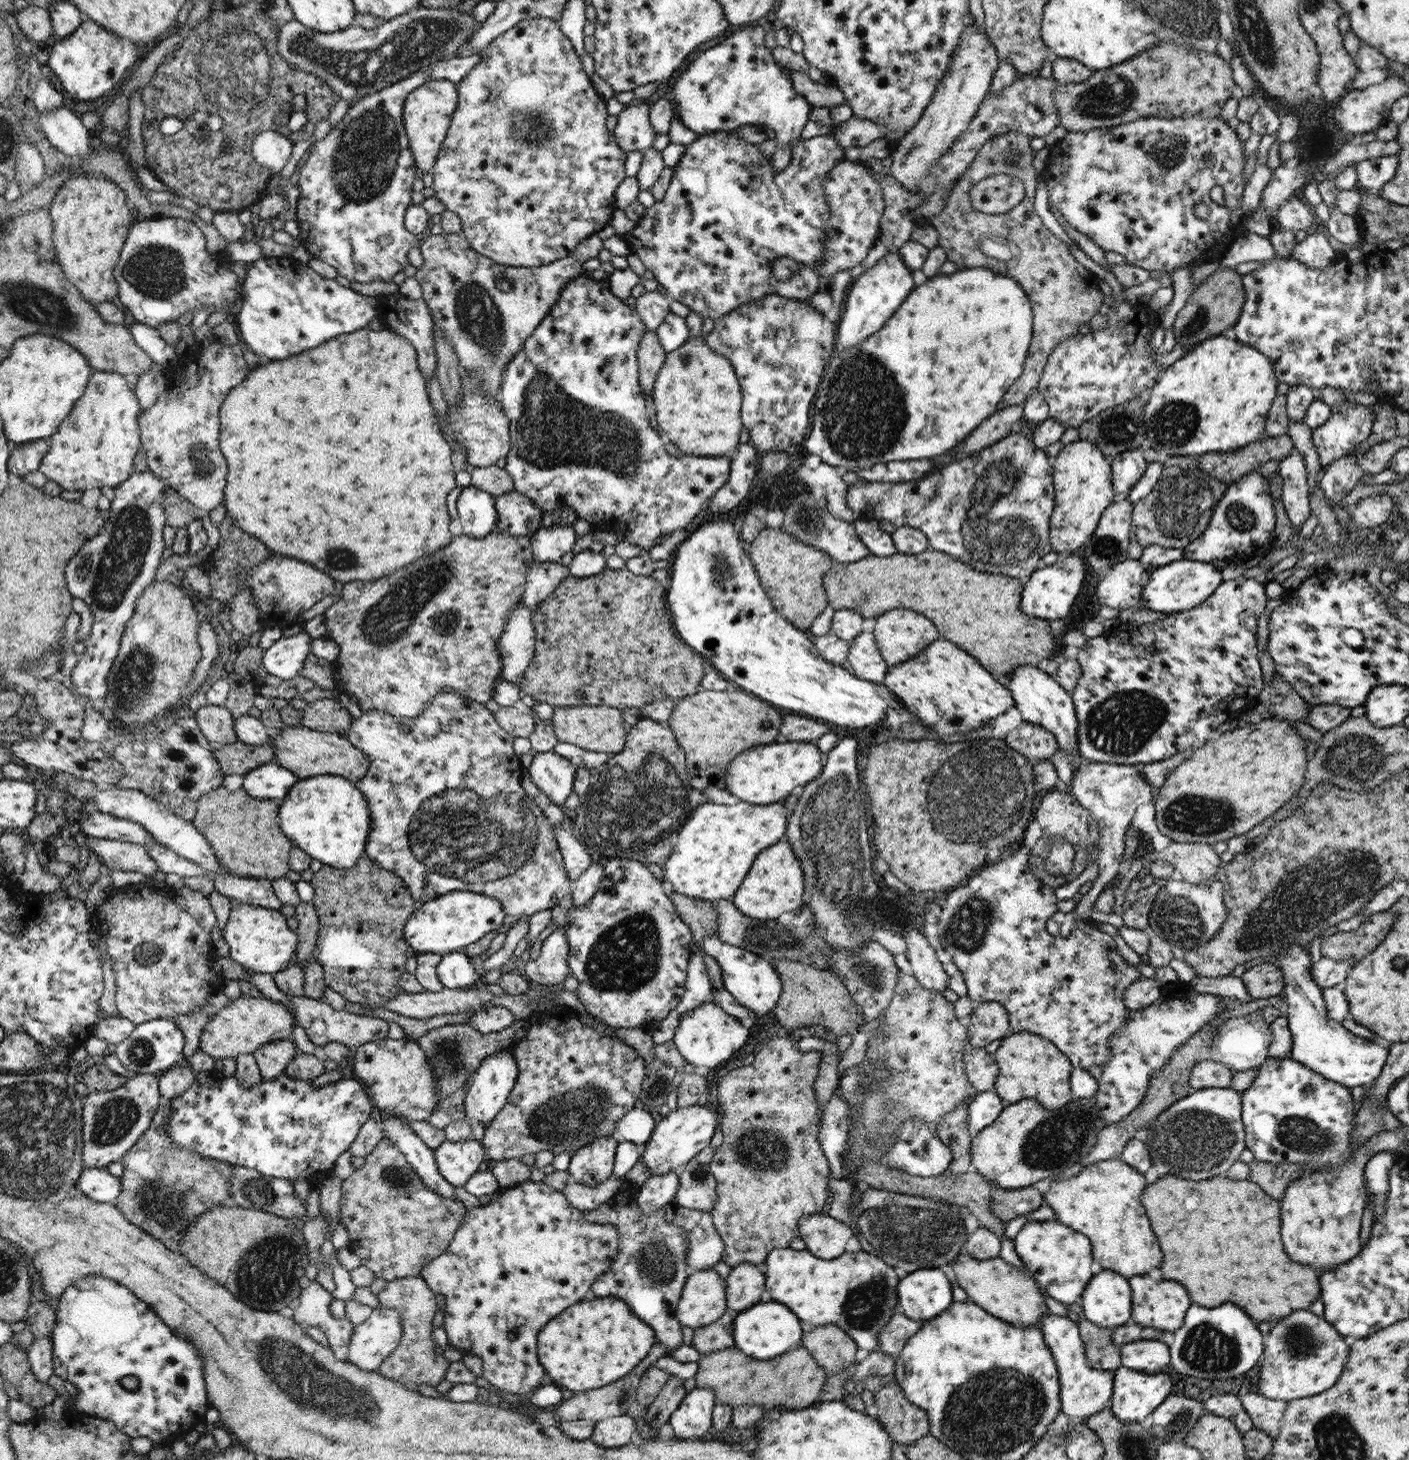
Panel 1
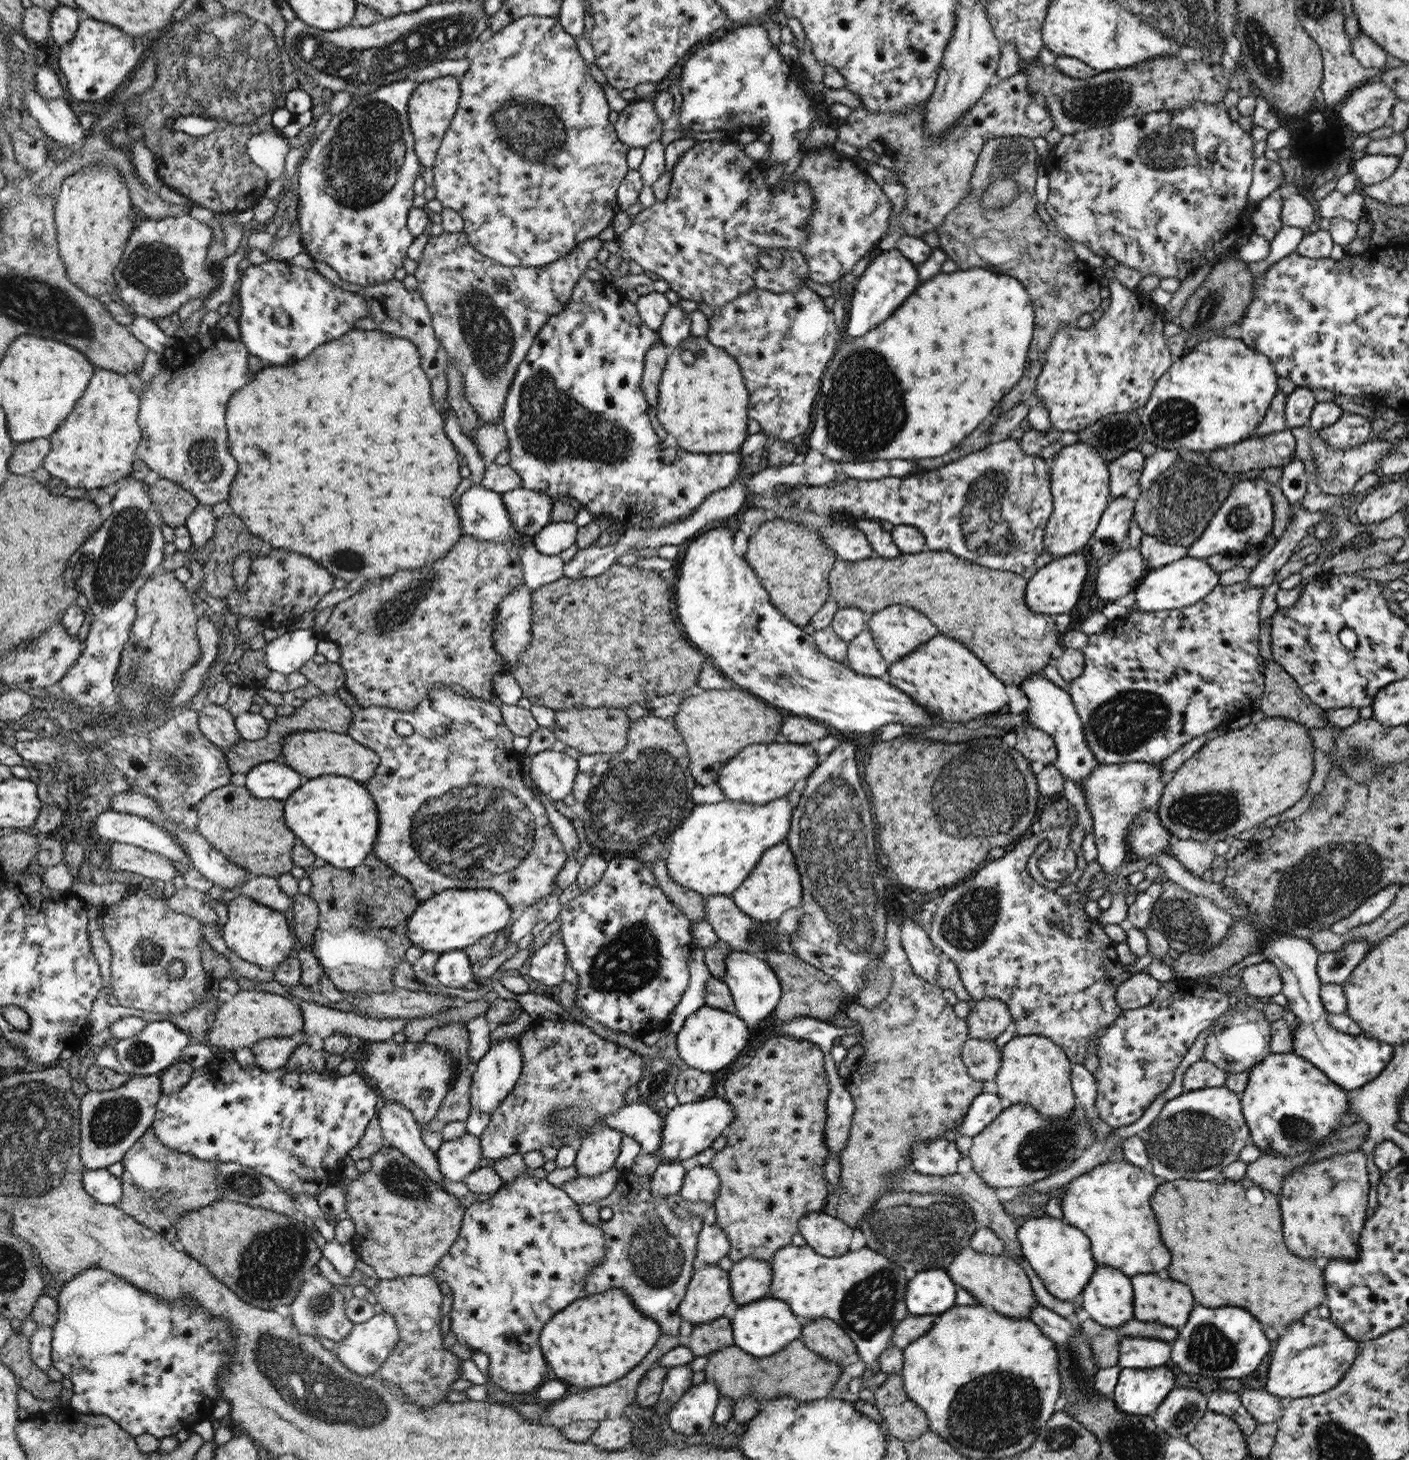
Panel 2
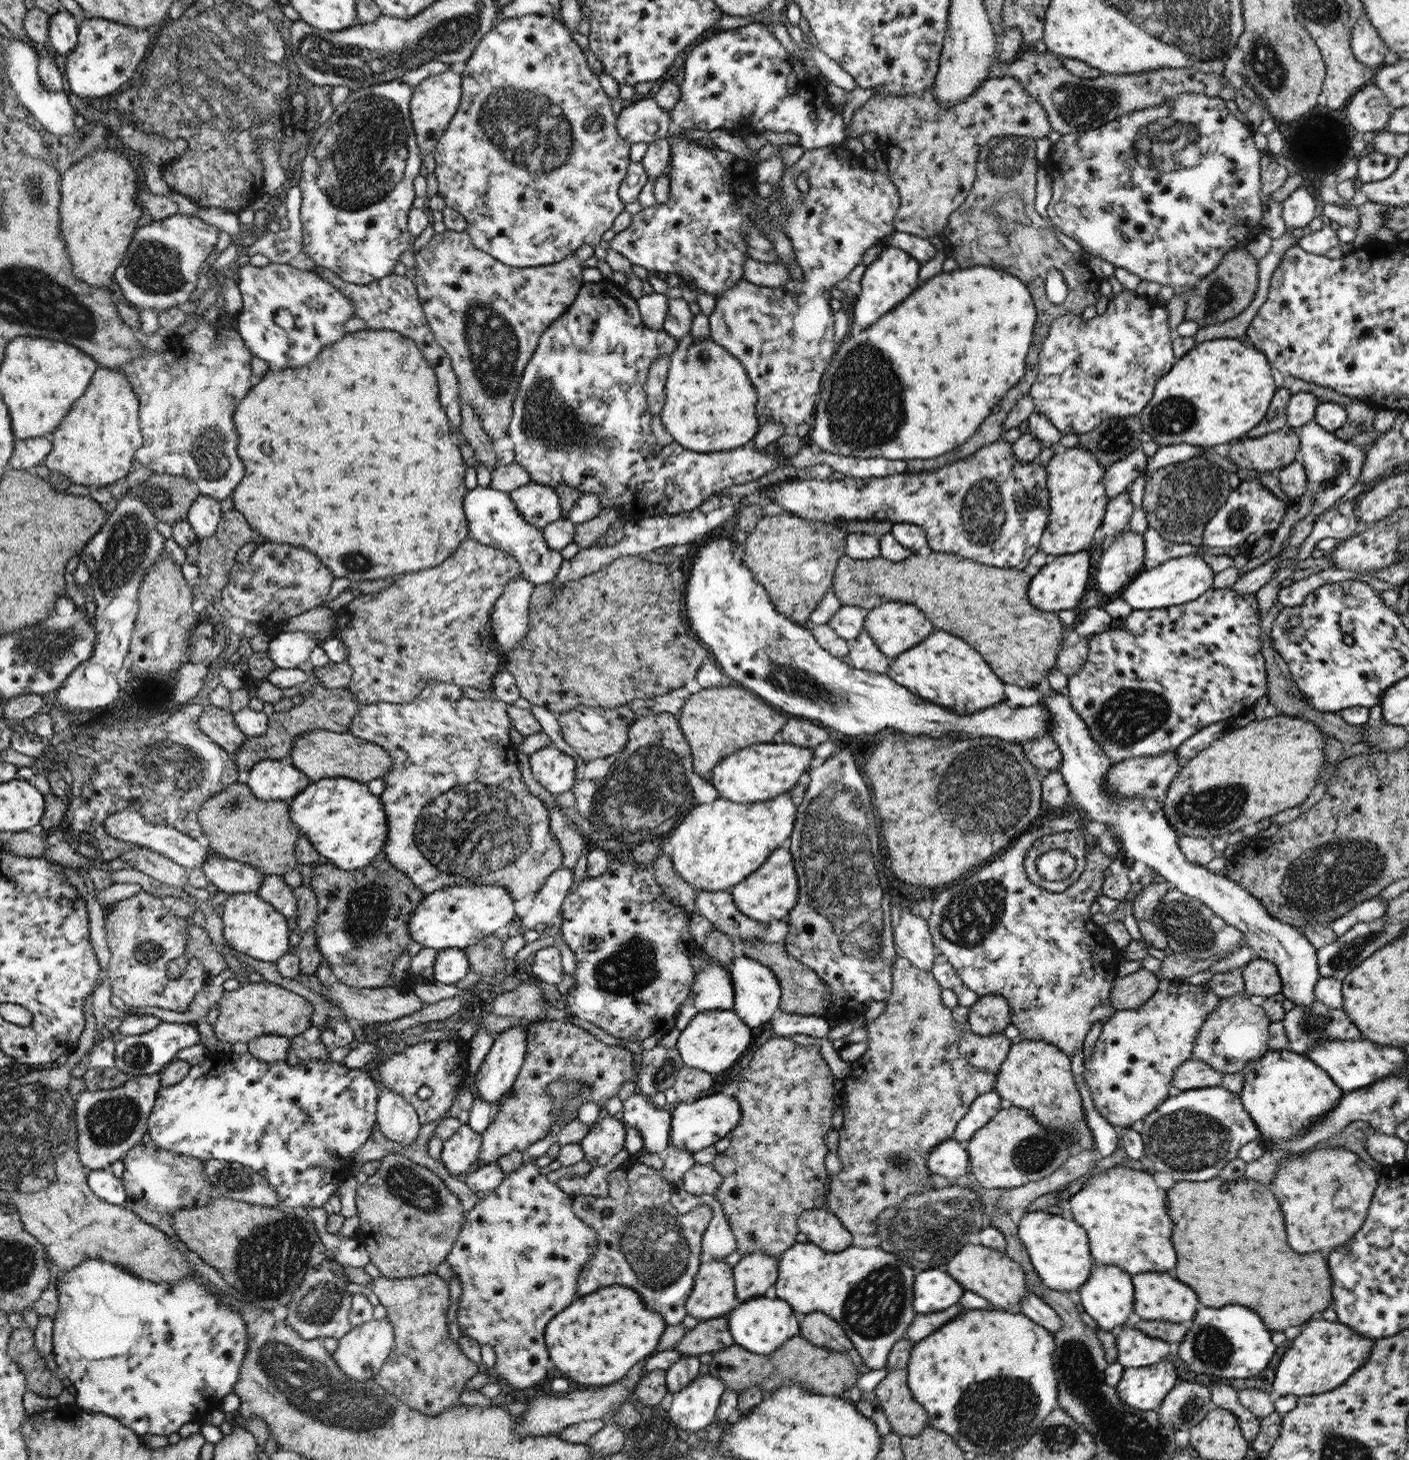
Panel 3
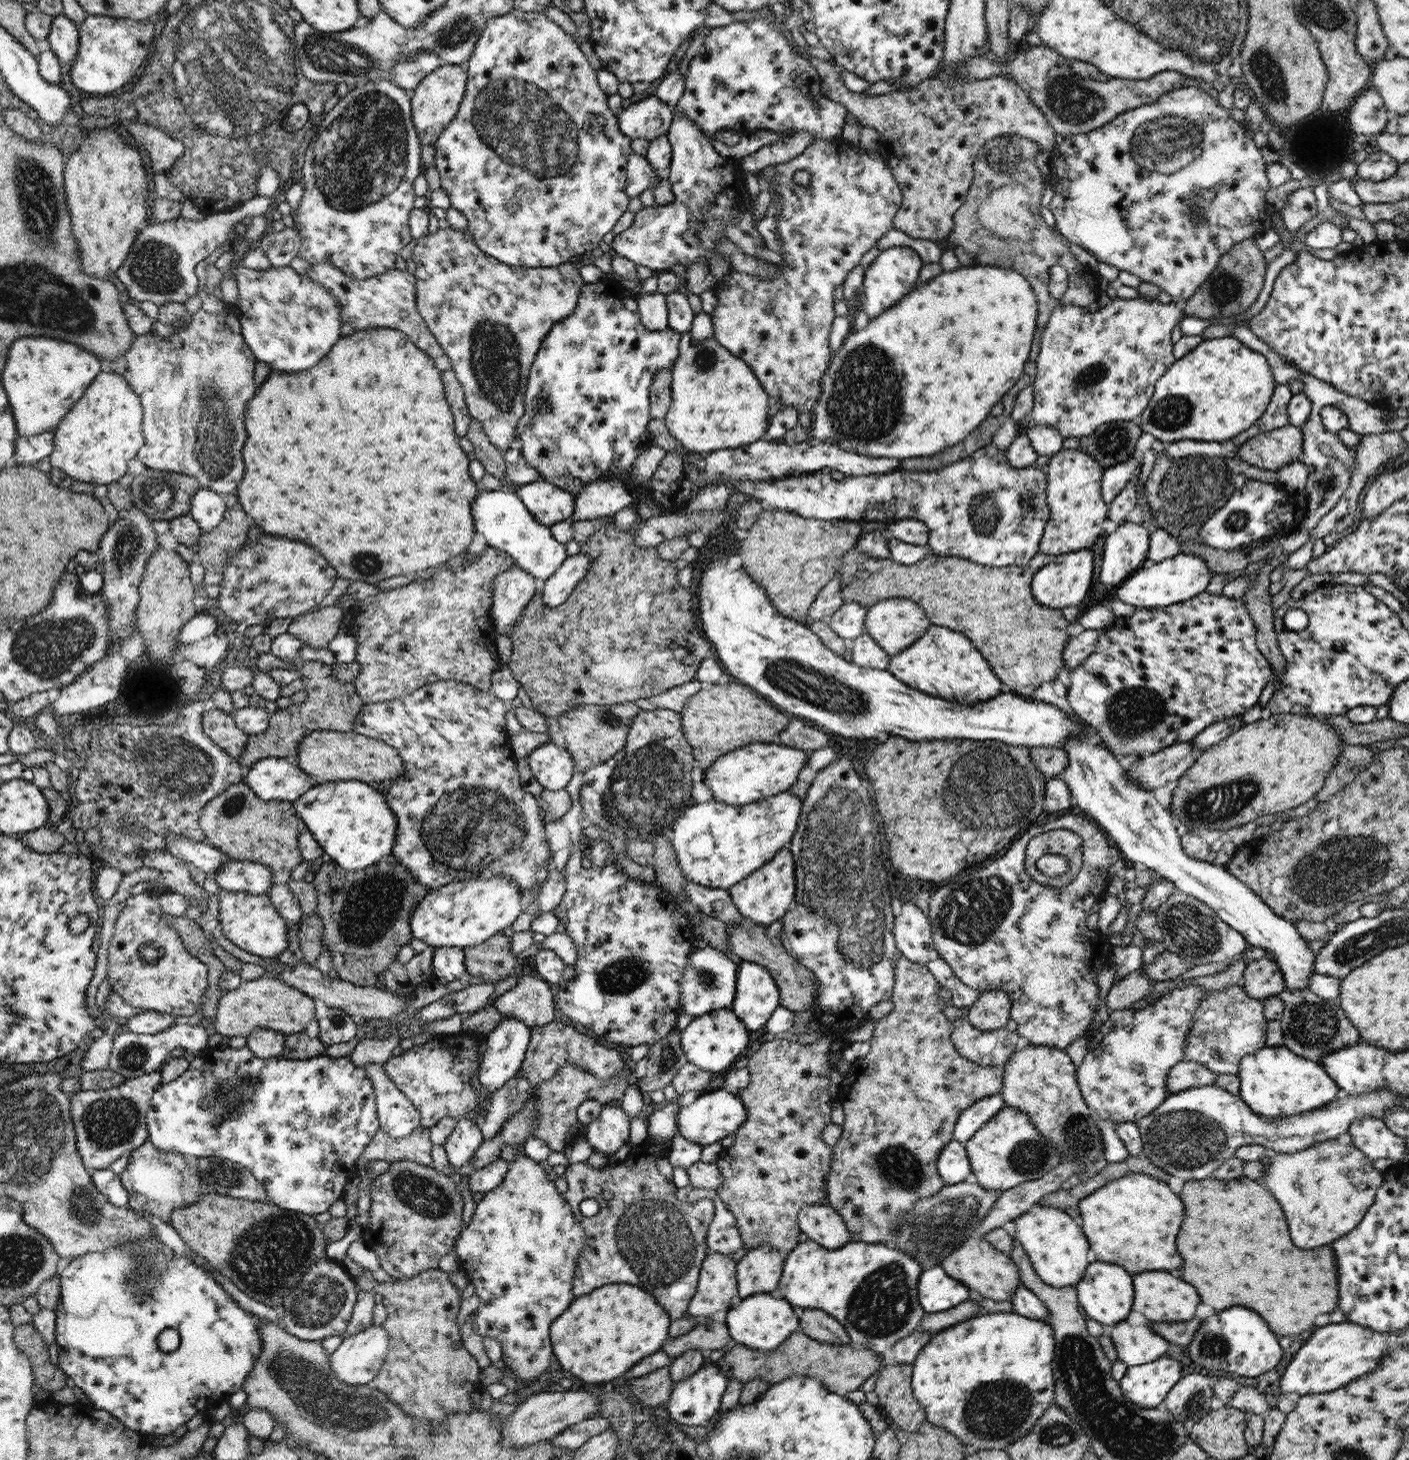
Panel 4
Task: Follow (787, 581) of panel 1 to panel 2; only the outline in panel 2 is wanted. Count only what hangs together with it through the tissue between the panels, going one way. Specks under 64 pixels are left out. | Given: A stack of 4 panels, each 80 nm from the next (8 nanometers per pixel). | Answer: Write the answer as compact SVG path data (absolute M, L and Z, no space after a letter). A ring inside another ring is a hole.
M784 516L762 524L748 539L748 546L746 560L769 594L770 602L788 620L808 629L811 619L823 608L831 592L830 574L836 551L823 541L819 529L808 530Z

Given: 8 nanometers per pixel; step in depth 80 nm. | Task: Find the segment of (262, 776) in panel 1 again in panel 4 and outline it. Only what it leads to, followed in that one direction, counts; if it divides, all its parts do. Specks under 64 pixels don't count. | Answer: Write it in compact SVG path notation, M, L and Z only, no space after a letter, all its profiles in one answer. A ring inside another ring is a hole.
M268 757L251 767L244 783L261 800L294 802L314 787L311 776L304 773L293 759Z

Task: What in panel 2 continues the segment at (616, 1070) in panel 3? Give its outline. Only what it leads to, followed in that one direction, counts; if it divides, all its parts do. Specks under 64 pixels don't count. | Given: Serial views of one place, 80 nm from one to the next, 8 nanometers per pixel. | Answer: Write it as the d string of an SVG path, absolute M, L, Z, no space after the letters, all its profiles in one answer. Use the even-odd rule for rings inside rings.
M540 1018L535 1021L532 1027L524 1032L524 1035L520 1037L519 1047L523 1053L523 1070L519 1076L519 1080L516 1083L514 1090L506 1099L503 1100L501 1106L491 1114L490 1122L484 1129L482 1136L479 1139L482 1141L483 1157L493 1162L500 1160L501 1158L508 1158L512 1154L526 1154L526 1152L532 1152L532 1150L540 1150L544 1146L551 1146L555 1140L562 1140L566 1145L576 1145L579 1132L581 1130L587 1130L588 1134L601 1129L605 1126L605 1116L609 1114L617 1113L621 1108L627 1105L626 1103L626 1091L628 1088L638 1086L639 1080L643 1078L644 1062L642 1062L641 1054L634 1054L632 1050L624 1046L615 1044L614 1042L607 1041L600 1037L600 1032L592 1032L592 1028L588 1027L588 1024L577 1023L575 1020L566 1019L544 1019Z

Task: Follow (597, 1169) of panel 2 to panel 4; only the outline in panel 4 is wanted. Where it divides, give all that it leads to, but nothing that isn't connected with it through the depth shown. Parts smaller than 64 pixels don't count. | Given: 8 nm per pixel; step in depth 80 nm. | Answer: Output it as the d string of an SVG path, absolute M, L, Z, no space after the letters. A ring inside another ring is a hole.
M602 1105L598 1118L587 1124L584 1137L595 1152L603 1152L606 1156L614 1155L630 1141L631 1119L623 1108Z

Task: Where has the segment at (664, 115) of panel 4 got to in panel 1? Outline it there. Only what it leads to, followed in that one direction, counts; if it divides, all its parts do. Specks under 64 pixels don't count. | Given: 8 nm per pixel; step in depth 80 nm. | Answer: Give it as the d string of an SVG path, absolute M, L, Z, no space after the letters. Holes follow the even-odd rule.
M635 101L625 106L617 116L614 137L624 152L650 148L658 138L658 132L652 125L650 110L651 107L646 102Z

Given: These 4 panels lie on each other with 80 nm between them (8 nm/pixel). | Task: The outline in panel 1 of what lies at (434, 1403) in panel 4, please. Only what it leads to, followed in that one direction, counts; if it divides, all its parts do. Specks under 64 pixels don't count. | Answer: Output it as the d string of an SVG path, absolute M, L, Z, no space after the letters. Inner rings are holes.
M405 1277L388 1281L385 1289L376 1295L384 1308L395 1309L403 1319L403 1338L393 1353L384 1359L378 1373L402 1384L408 1390L419 1392L418 1387L438 1386L445 1380L449 1364L443 1356L434 1354L434 1342L430 1340L432 1320L436 1316L436 1296L434 1290L420 1277Z

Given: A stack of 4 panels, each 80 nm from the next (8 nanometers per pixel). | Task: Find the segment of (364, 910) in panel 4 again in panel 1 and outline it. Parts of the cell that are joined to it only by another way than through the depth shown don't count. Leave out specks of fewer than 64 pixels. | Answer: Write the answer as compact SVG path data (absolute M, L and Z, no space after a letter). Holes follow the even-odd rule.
M366 856L360 858L354 867L339 869L323 865L316 873L307 876L315 891L312 904L319 918L313 957L322 965L325 986L354 1004L366 1008L383 1008L390 999L402 993L396 982L404 972L408 958L415 954L404 937L407 920L418 907L407 884L394 871L385 869L378 861Z

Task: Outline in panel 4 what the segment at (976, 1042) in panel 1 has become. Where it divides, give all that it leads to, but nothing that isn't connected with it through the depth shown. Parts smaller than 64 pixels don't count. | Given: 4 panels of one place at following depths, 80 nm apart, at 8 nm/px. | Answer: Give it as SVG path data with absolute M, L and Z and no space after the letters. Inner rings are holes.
M1000 990L981 993L976 1002L968 1008L967 1019L978 1030L996 1030L1006 1027L1011 1019L1011 1000Z

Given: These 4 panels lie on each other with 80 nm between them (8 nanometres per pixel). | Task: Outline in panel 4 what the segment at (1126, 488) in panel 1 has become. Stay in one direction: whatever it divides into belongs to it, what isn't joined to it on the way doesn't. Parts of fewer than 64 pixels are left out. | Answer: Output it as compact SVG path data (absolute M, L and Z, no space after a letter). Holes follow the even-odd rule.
M1134 454L1126 462L1105 469L1102 477L1101 493L1108 506L1125 487L1125 484L1134 480L1136 471L1141 466L1141 461L1142 456Z

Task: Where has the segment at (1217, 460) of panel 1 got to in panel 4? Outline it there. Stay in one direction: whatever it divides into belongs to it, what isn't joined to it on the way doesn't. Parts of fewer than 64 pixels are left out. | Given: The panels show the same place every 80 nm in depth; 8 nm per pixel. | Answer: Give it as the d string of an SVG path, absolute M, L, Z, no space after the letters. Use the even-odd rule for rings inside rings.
M1286 425L1247 440L1237 448L1236 453L1241 462L1248 462L1264 470L1277 471L1299 460L1302 449L1301 427Z

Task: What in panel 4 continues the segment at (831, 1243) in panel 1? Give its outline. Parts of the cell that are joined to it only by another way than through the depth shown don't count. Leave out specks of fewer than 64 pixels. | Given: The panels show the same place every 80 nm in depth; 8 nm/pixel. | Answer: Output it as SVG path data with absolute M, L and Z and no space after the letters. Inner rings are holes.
M805 1204L798 1219L802 1232L823 1248L836 1250L852 1242L846 1221L832 1206Z

